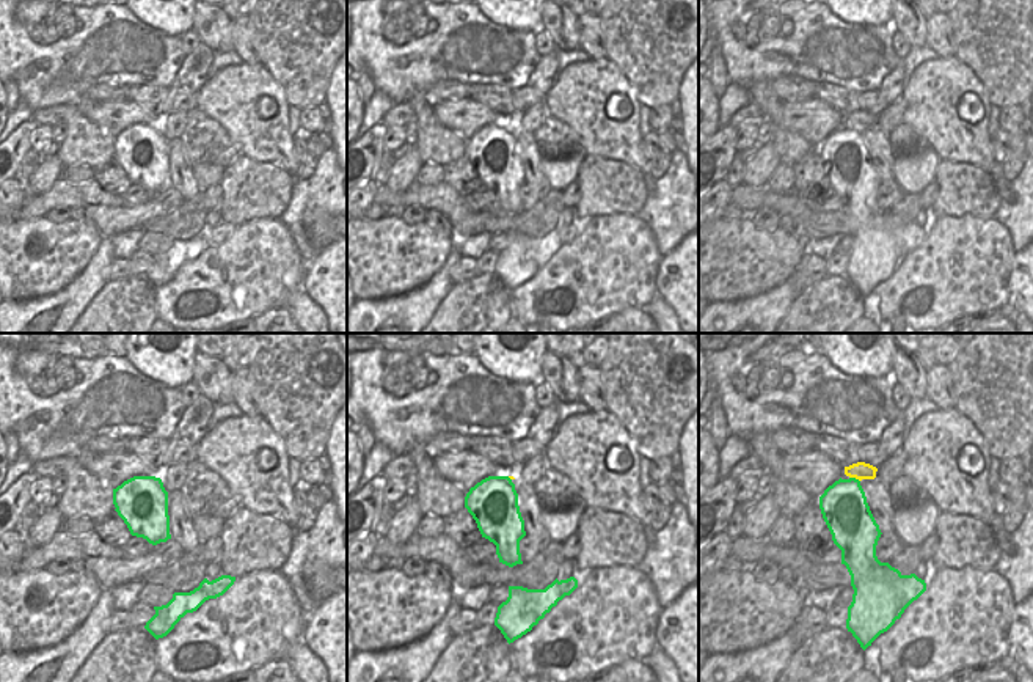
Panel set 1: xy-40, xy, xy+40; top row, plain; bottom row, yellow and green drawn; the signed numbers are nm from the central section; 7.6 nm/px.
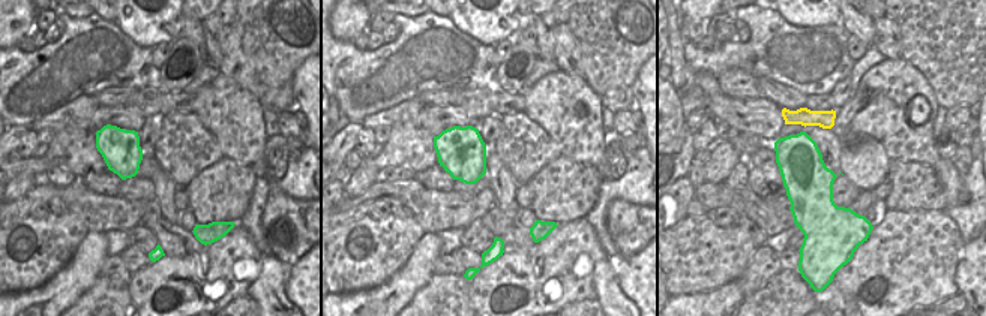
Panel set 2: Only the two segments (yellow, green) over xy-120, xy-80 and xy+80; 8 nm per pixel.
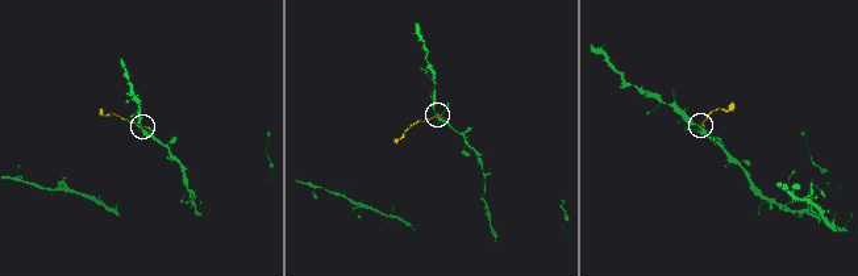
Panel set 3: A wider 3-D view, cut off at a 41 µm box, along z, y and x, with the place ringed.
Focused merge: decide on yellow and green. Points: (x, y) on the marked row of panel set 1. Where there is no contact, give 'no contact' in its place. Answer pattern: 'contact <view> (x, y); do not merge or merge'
contact xy+40 (854, 476); do not merge

